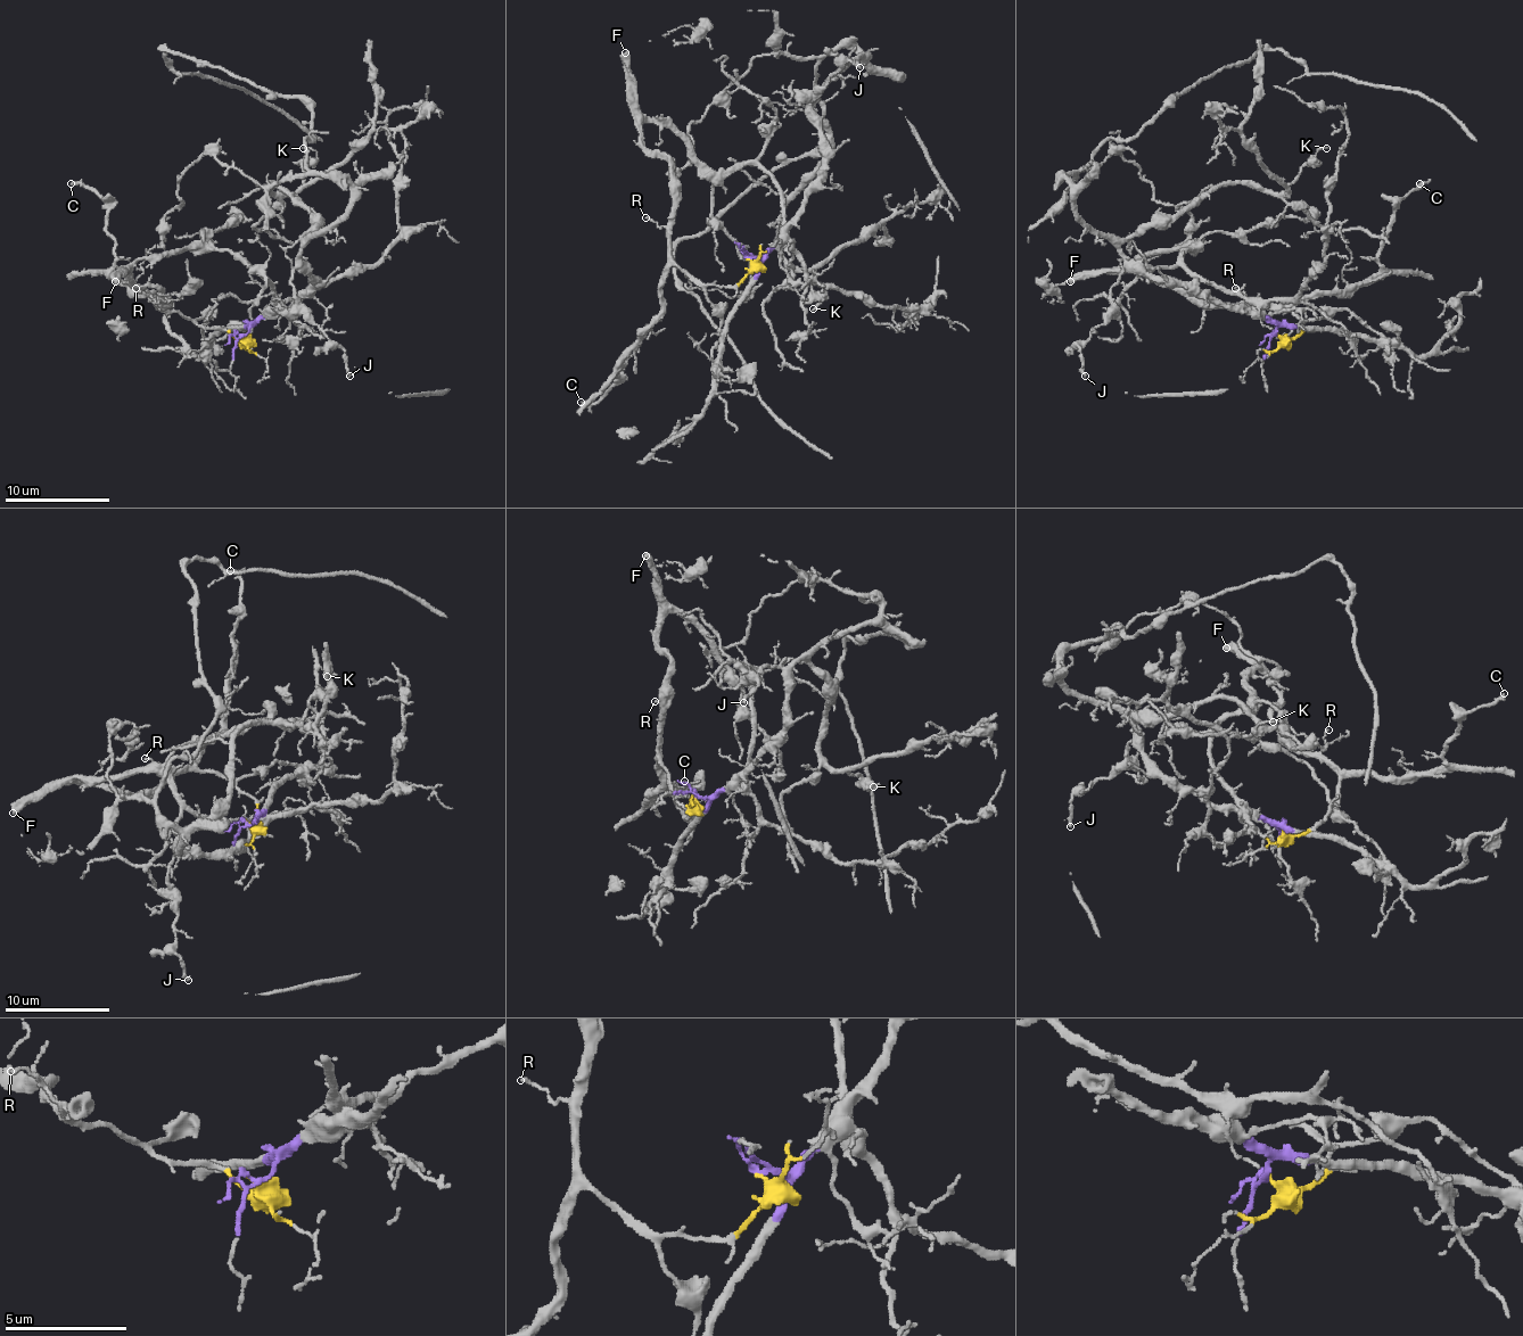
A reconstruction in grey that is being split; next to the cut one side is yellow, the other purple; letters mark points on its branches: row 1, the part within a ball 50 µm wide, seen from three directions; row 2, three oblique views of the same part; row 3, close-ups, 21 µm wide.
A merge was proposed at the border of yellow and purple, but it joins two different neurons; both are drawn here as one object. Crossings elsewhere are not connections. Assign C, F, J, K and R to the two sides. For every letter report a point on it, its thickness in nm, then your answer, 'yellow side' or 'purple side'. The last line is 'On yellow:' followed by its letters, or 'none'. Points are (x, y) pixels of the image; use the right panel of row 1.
C: (1419, 183) | 160 nm | yellow side
F: (1070, 281) | 480 nm | yellow side
J: (1085, 376) | 200 nm | purple side
K: (1326, 148) | 140 nm | purple side
R: (1235, 288) | 100 nm | yellow side
On yellow: C, F, R

